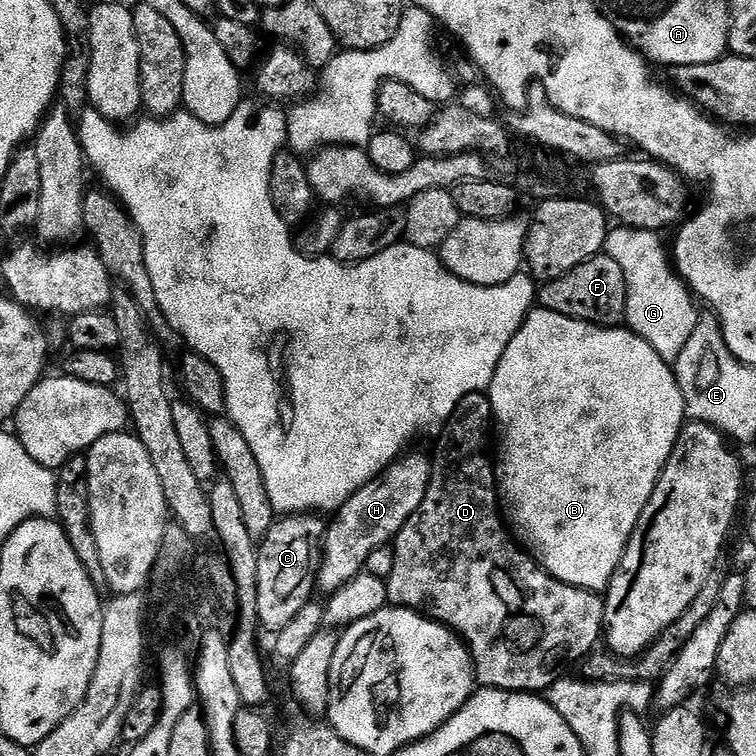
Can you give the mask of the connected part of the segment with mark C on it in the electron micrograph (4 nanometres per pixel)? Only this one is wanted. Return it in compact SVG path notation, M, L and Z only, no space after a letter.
M297 512L276 518L270 530L258 544L258 624L269 634L281 632L302 606L313 603L320 575L320 557L324 535L328 532L325 517Z

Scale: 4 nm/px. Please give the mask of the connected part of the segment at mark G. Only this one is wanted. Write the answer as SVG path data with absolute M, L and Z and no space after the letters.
M616 226L609 231L603 251L618 263L626 280L625 323L629 331L650 342L655 352L672 364L694 333L700 312L691 289L679 278L667 245L661 239L656 232Z

